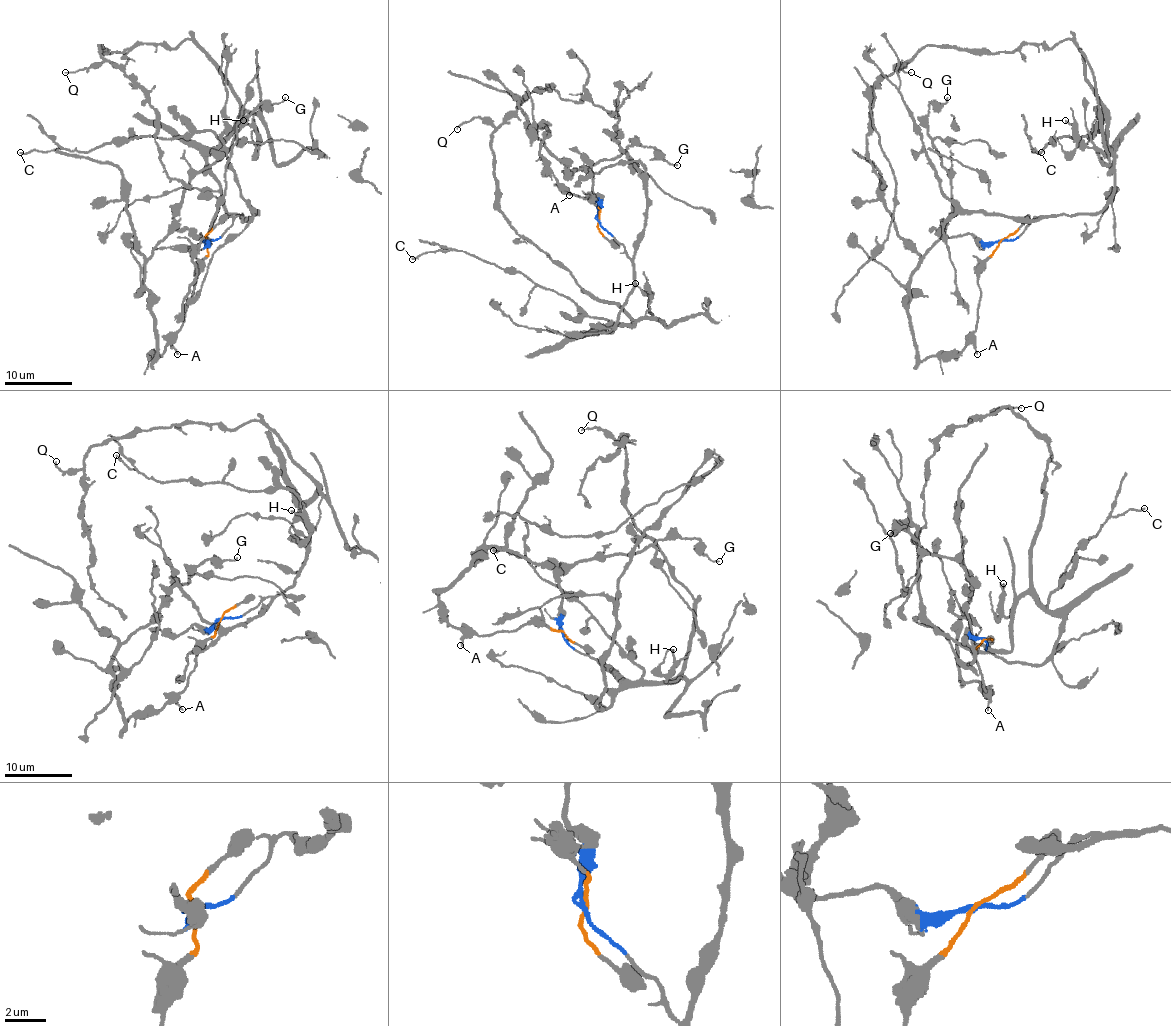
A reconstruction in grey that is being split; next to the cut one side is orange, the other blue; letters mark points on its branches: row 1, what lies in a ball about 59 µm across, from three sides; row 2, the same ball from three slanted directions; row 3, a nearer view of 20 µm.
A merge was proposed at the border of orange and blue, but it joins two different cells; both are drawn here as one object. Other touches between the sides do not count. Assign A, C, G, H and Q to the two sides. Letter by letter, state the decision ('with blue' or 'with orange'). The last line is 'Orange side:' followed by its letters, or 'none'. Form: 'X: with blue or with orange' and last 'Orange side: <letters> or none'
A: with orange
C: with blue
G: with orange
H: with blue
Q: with blue
Orange side: A, G

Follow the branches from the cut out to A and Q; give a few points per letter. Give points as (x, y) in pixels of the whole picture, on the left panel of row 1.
A: (206, 240), (208, 255), (201, 262), (184, 322), (172, 344), (177, 354)
Q: (206, 240), (242, 215), (208, 165), (239, 114), (222, 70), (184, 40), (97, 46), (103, 60), (65, 72)

